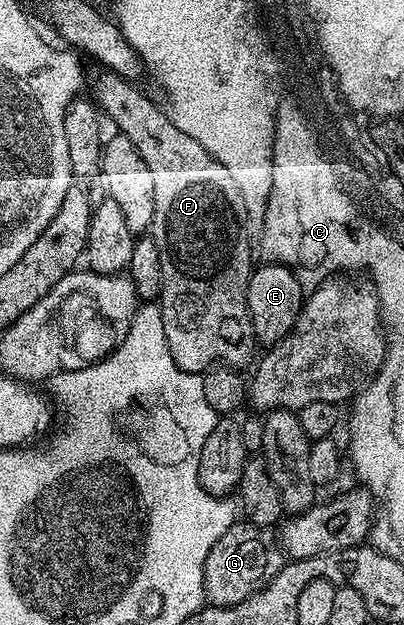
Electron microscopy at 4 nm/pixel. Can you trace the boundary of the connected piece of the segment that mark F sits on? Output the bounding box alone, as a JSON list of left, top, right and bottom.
[91,72,259,374]

